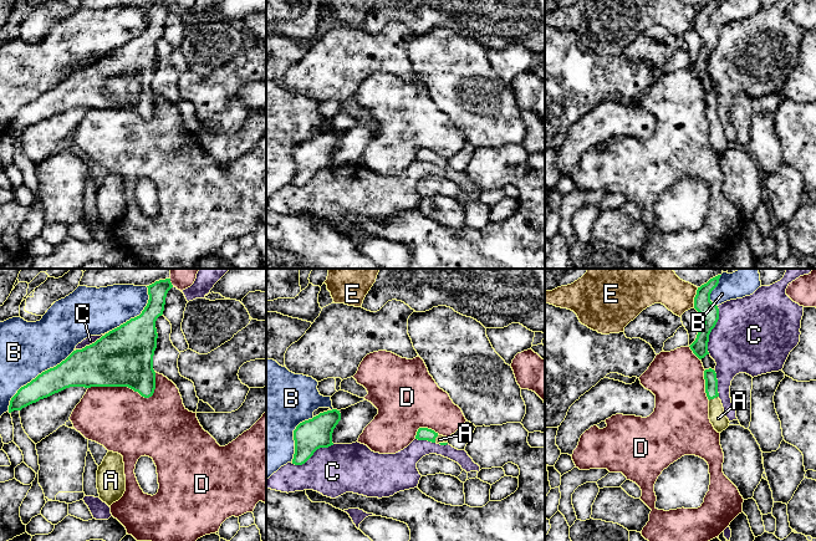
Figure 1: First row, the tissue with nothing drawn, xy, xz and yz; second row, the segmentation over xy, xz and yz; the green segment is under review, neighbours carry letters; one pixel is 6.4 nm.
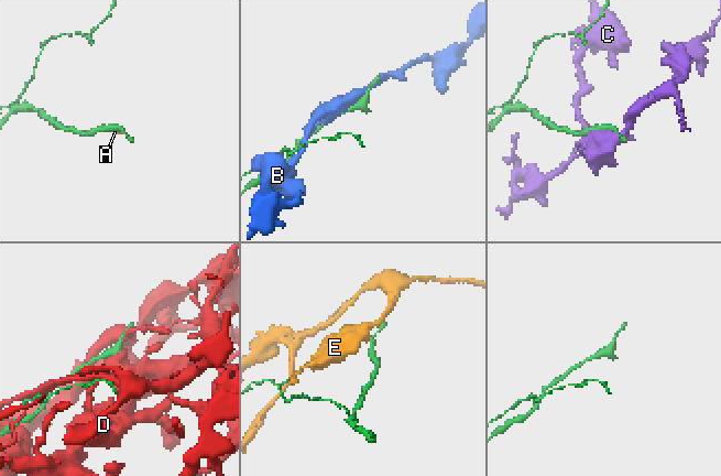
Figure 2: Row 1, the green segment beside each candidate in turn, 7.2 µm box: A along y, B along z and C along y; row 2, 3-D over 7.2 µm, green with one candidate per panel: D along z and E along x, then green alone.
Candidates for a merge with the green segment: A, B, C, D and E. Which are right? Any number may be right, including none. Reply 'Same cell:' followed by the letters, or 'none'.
Same cell: A

